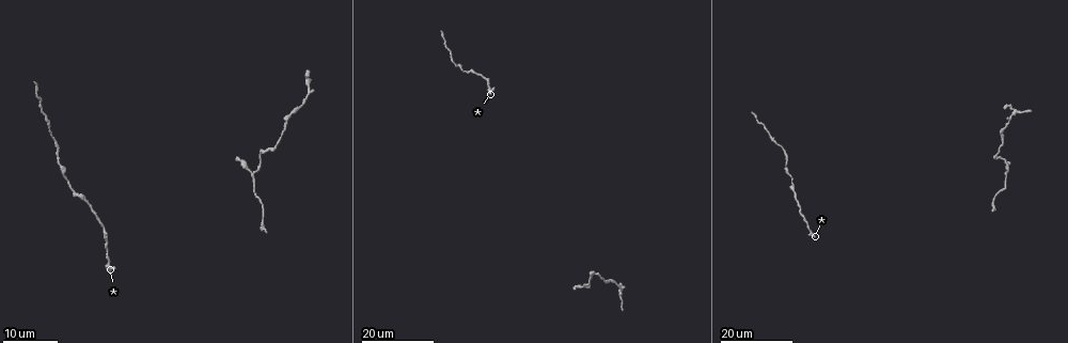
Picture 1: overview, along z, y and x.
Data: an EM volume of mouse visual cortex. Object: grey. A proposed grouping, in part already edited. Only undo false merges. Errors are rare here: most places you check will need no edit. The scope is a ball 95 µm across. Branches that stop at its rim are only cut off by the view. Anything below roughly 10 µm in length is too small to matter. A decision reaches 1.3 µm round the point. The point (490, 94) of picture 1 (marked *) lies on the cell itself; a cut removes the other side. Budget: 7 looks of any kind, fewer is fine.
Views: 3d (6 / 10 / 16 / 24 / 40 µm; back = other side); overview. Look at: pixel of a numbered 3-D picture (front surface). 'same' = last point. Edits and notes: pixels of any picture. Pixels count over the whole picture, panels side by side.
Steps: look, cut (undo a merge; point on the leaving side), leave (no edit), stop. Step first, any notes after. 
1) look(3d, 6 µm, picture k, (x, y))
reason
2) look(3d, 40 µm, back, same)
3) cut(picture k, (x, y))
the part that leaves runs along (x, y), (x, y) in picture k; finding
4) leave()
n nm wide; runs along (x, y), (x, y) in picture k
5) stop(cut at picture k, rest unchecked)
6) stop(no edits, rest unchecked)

look(3d, 16 µm, picture 1, (467, 71))
calibre changes

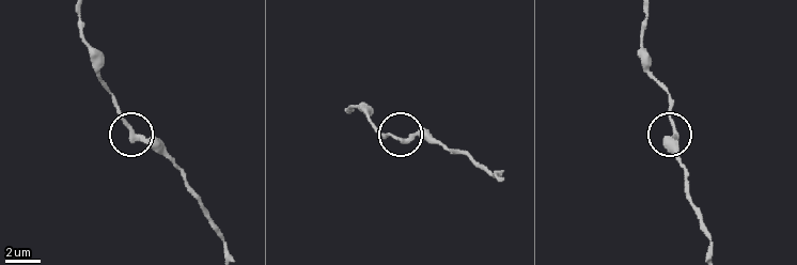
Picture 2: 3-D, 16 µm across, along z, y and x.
look(3d, 6 µm, picture 2, (141, 139))
zoom in

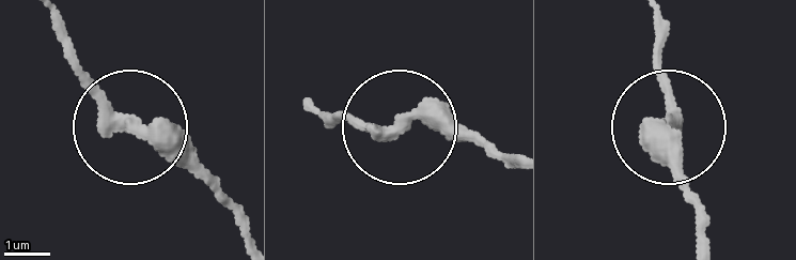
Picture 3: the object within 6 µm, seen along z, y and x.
leave()
continuous, no second cell

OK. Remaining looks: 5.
look(3d, 24 µm, picture 1, (597, 276))
thick turns thin

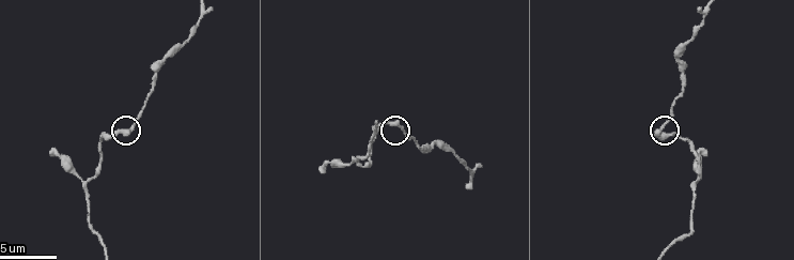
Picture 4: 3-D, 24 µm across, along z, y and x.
look(3d, 6 µm, picture 4, (402, 130))

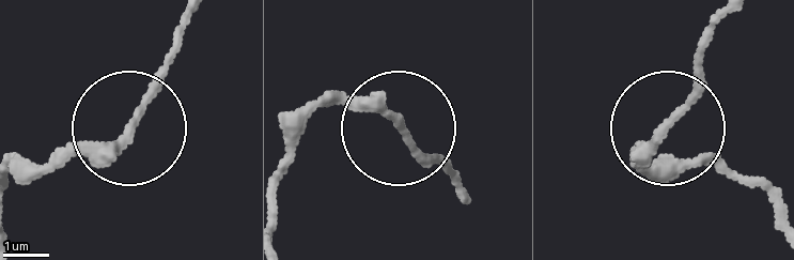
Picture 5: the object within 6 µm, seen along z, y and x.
leave()
continuous, no second cell

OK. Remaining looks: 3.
look(3d, 10 µm, picture 4, (472, 173))
three-way junction

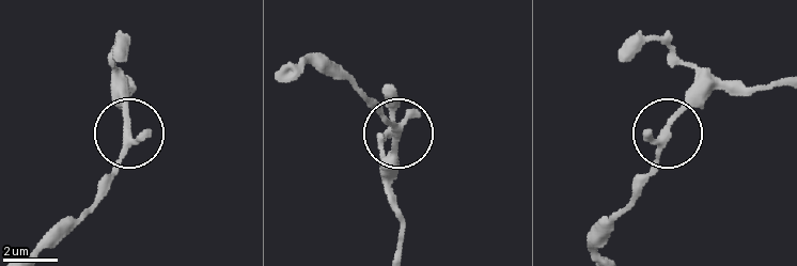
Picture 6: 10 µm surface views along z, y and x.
leave()
3 arms; all the same cell

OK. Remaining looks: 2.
look(3d, 10 µm, picture 4, (444, 148))
thick turns thin

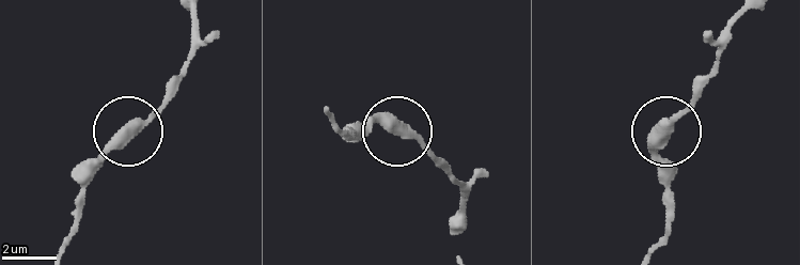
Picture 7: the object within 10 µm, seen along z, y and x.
leave()
runs along (654, 247), (668, 225), (668, 171), (657, 143), (707, 83) in picture 7; continuous, no second cell

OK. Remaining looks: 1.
stop(no edits, rest unchecked)

